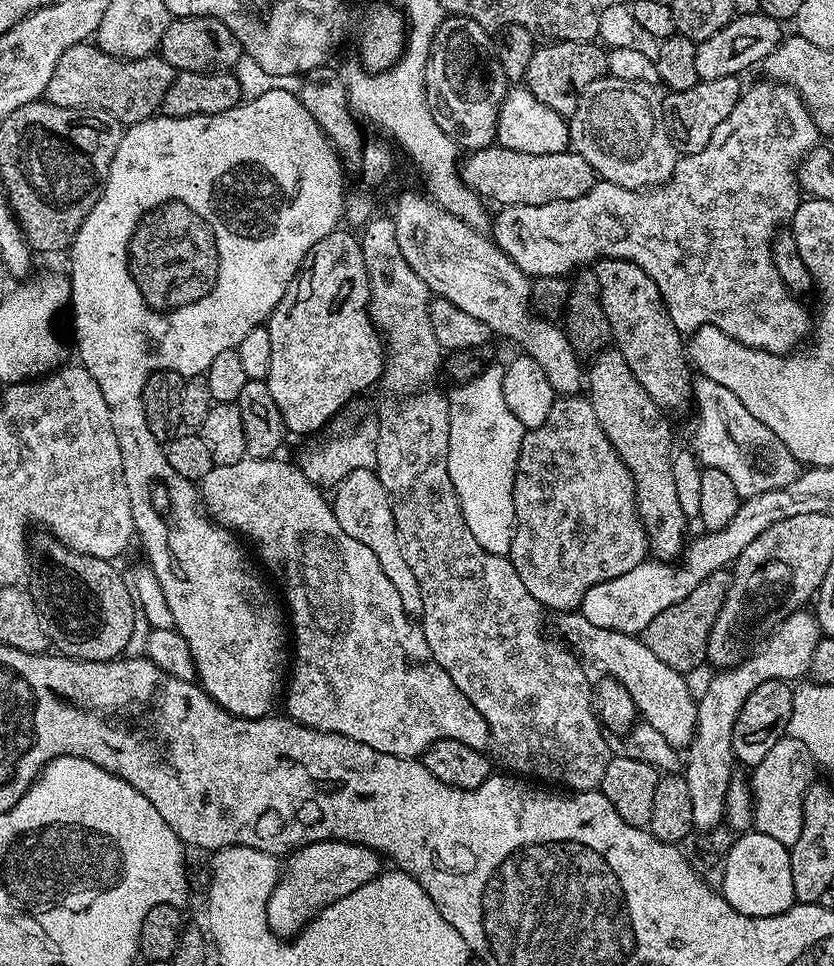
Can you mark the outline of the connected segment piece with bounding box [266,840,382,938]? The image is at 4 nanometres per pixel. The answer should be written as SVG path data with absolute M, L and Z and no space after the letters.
M323 840L297 848L283 861L280 877L268 899L266 918L270 930L281 938L299 936L323 908L338 898L346 898L346 894L354 894L354 890L379 876L382 871L380 863L380 853L341 840Z

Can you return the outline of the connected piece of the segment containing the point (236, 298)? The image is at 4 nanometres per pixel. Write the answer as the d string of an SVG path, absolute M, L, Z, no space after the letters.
M270 90L270 94L245 99L236 107L213 116L157 114L150 120L143 120L125 127L122 142L118 142L118 150L110 162L108 179L105 180L104 187L100 189L98 202L94 204L90 214L82 222L78 234L72 239L70 245L70 253L72 252L70 313L72 312L72 324L76 327L76 348L80 351L79 363L98 382L98 388L102 390L102 398L106 398L106 406L110 410L110 422L114 426L114 435L117 436L118 446L122 450L126 490L130 494L130 510L134 518L138 544L140 540L145 554L148 555L147 567L151 568L162 586L162 592L166 594L166 604L170 606L170 614L174 614L174 628L182 634L182 638L186 638L186 644L190 646L194 672L200 687L205 688L210 696L230 714L251 720L269 715L275 709L272 707L275 706L276 699L279 696L281 699L285 691L286 677L290 672L290 624L286 619L286 612L281 601L279 599L276 601L272 597L267 582L256 573L257 565L249 549L238 539L237 533L225 528L222 524L213 522L202 503L197 485L191 480L182 478L182 474L177 474L174 466L166 462L164 444L158 438L154 438L154 434L150 434L150 426L142 414L144 387L150 374L158 370L174 370L185 378L207 373L210 362L214 362L214 358L218 358L222 350L237 348L242 338L250 334L250 330L261 327L267 321L278 306L278 302L282 302L286 290L296 279L300 269L303 268L309 250L318 242L322 242L326 234L335 232L341 227L346 199L344 171L346 171L345 165L336 155L335 148L318 126L318 122L314 122L310 110L302 106L299 95L294 92Z

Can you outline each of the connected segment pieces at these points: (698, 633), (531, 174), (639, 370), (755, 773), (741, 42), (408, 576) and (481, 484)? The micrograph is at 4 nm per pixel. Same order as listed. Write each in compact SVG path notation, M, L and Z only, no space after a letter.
M720 568L714 574L710 574L708 580L703 580L682 602L674 602L674 606L666 606L654 622L650 622L644 628L642 639L666 666L678 670L682 674L689 674L701 663L705 663L708 655L708 640L712 637L712 627L720 616L720 610L724 607L724 599L732 585L732 574L728 568Z
M493 146L477 148L469 156L472 157L468 161L465 159L460 168L460 179L467 188L474 189L489 201L497 200L500 206L542 206L555 200L582 198L582 194L586 194L598 182L590 162L571 150L558 154L522 154L522 150Z
M597 260L594 271L602 294L602 310L606 310L606 318L612 327L614 346L622 358L626 358L630 374L638 378L638 386L654 398L661 410L684 408L687 404L689 407L694 372L686 351L686 340L674 326L654 278L633 260Z
M785 734L781 740L774 742L766 758L762 758L762 762L758 762L758 766L750 772L755 831L767 834L791 850L794 842L798 842L798 834L802 834L806 790L817 779L816 772L818 765L815 758L806 746L802 746L802 742L798 742L798 738Z
M760 12L733 15L732 20L718 30L718 34L710 34L710 38L699 41L694 54L694 66L701 80L740 76L747 68L759 65L780 45L782 39L781 21L763 15Z
M372 468L354 470L345 480L335 485L336 497L331 497L330 503L334 514L338 518L338 526L350 534L350 538L358 538L370 550L374 550L374 558L378 558L378 566L394 582L394 590L398 590L398 598L402 598L402 606L408 611L408 615L419 617L422 610L422 590L418 578L414 578L410 565L402 554L400 539L396 533L396 523L392 513L392 497L388 495L386 486L378 479Z
M498 363L485 367L472 380L465 384L456 384L448 396L450 406L450 450L448 451L448 469L450 482L454 482L454 490L458 494L458 502L462 506L462 515L466 518L466 526L470 526L470 534L478 538L478 546L495 556L507 556L512 539L516 533L516 515L514 514L514 478L516 463L522 446L522 438L526 429L514 414L510 414L510 406L506 406L506 398L502 394L502 378L504 369Z

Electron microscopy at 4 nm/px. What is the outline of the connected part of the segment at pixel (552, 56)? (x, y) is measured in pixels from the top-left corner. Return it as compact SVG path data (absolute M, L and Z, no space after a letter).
M562 40L545 44L548 44L545 48L544 45L537 47L534 58L530 58L530 66L526 66L523 83L530 94L538 98L538 102L546 102L550 110L556 110L558 114L570 118L586 86L607 73L607 51L599 43L583 40Z

